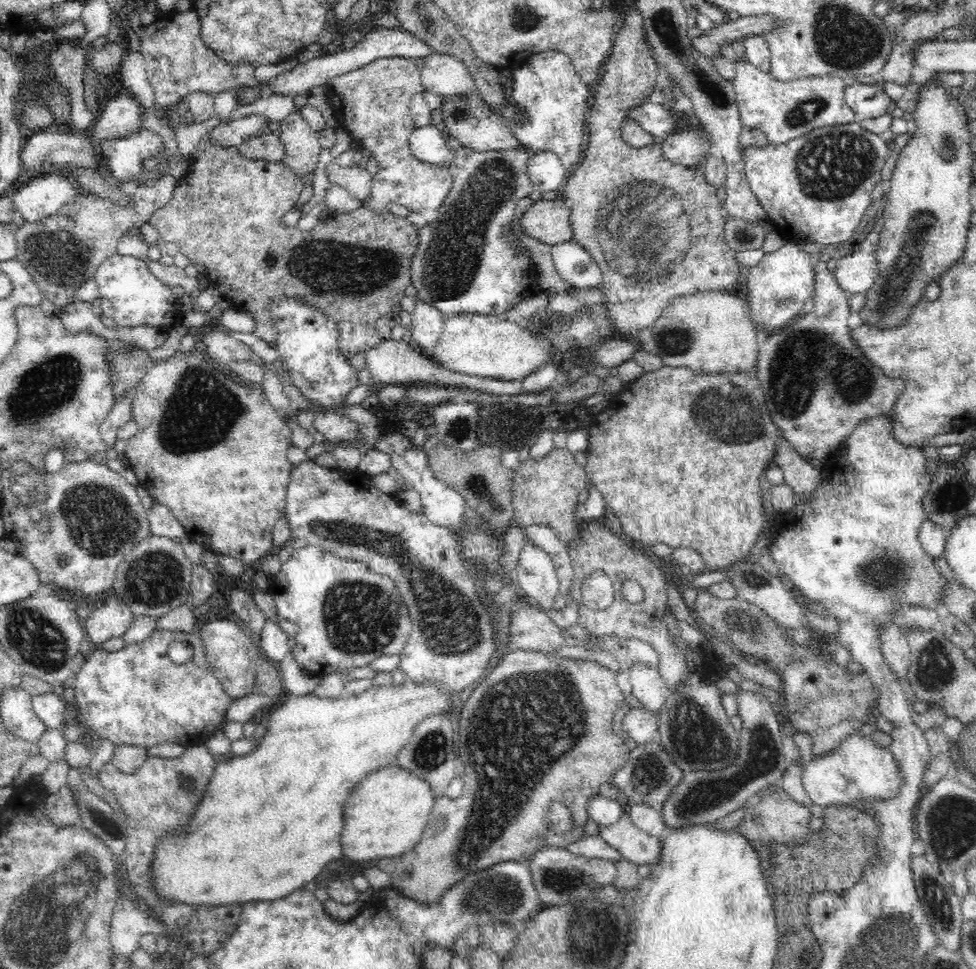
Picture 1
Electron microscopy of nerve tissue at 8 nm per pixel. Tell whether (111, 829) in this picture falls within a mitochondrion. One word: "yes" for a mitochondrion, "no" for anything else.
yes

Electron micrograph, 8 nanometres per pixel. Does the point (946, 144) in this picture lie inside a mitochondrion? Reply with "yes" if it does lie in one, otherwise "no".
yes

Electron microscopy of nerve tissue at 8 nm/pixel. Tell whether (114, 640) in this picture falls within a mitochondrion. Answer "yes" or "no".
no

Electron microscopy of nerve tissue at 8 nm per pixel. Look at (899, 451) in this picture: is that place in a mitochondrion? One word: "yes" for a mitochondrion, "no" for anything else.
no

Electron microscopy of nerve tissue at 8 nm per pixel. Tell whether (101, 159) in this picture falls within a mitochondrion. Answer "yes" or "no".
no

